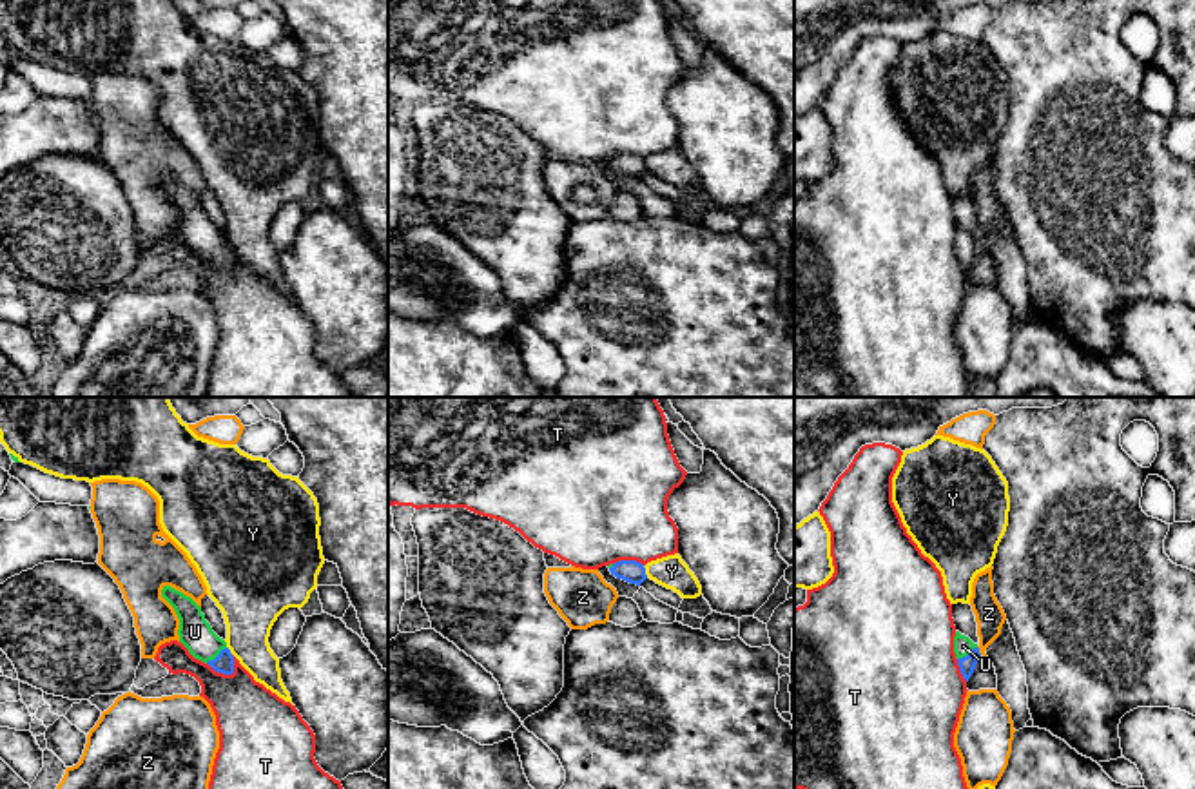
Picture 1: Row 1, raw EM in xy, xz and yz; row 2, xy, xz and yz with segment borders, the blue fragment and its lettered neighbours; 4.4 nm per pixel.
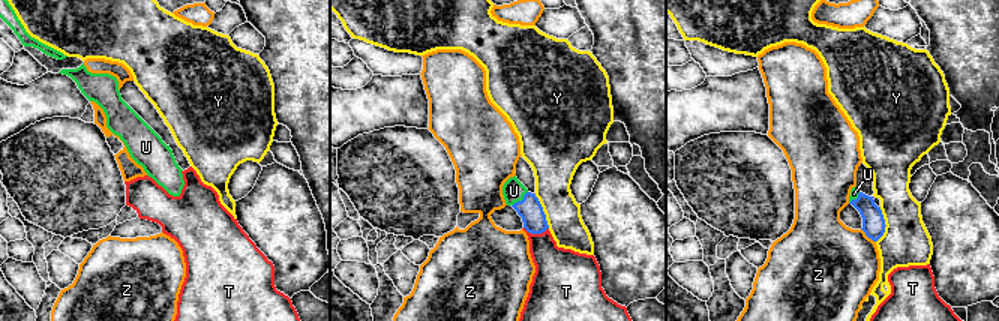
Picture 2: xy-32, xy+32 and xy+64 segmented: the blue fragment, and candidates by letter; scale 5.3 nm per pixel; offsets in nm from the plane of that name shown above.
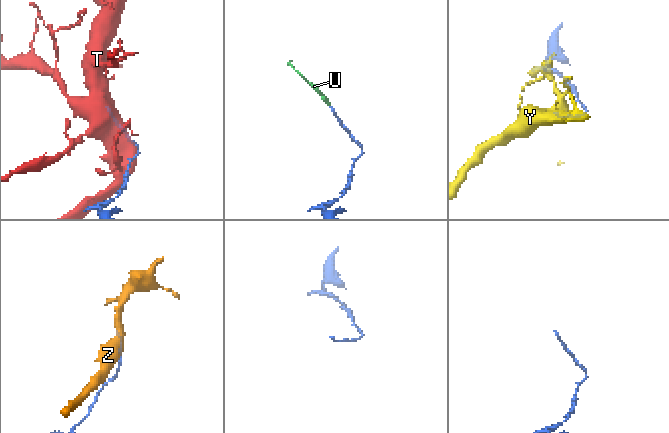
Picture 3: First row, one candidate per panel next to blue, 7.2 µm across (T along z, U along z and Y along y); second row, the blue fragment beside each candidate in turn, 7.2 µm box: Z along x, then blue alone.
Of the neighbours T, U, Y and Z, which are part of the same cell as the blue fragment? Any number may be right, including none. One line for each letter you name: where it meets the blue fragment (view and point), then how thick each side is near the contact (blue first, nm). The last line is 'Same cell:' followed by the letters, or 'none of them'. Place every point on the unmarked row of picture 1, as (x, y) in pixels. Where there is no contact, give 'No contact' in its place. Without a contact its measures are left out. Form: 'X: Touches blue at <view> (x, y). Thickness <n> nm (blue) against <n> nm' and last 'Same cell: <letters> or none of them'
U: Touches blue at xy (216, 251). Thickness 90 nm (blue) against 150 nm
Same cell: U

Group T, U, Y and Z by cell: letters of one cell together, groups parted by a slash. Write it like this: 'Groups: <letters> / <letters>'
Groups: T / U / Y / Z

